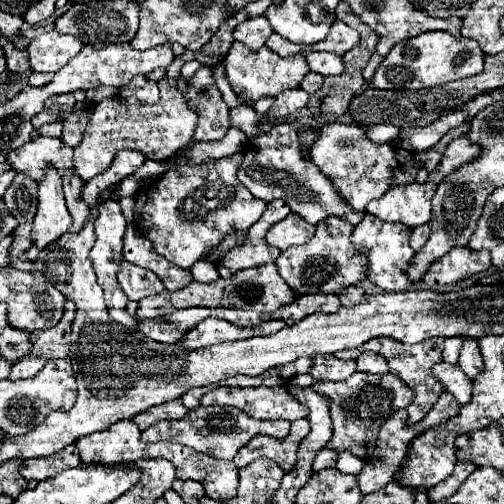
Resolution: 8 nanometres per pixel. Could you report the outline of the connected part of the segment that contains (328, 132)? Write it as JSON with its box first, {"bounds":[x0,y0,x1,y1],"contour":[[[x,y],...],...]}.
{"bounds":[309,122,399,212],"contour":[[[333,122],[321,126],[321,136],[313,144],[309,156],[319,166],[319,170],[331,180],[331,184],[337,188],[337,192],[349,204],[349,208],[355,212],[365,212],[367,204],[373,198],[381,198],[393,182],[393,170],[399,168],[395,152],[389,144],[373,144],[365,136],[365,130],[353,124]]]}

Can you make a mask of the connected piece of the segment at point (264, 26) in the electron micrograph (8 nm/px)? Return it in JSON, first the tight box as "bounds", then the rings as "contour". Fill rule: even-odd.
{"bounds":[233,16,271,50],"contour":[[[257,16],[253,20],[245,20],[241,22],[235,30],[233,30],[233,40],[241,42],[241,44],[247,44],[251,50],[259,50],[265,40],[269,38],[271,34],[271,26],[267,22],[265,16]]]}

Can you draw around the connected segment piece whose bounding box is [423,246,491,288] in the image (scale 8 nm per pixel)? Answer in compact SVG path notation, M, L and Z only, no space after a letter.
M455 246L439 260L431 262L429 270L423 274L423 282L429 288L445 286L445 284L457 284L465 278L471 278L473 274L479 274L489 268L489 254L473 252L469 248Z

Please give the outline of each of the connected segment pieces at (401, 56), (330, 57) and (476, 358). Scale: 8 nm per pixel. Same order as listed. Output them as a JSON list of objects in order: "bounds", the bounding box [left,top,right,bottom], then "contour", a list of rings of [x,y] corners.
[{"bounds":[371,32,483,90],"contour":[[[425,32],[401,44],[395,44],[391,54],[377,68],[371,84],[373,88],[421,90],[475,76],[481,70],[483,70],[483,52],[477,46],[477,42],[469,38],[455,38],[445,32]]]},{"bounds":[307,52,343,76],"contour":[[[311,52],[307,54],[307,62],[313,72],[319,72],[323,76],[335,76],[335,74],[341,74],[343,70],[341,56],[331,52]]]},{"bounds":[459,340,483,380],"contour":[[[467,340],[461,348],[461,356],[459,356],[459,366],[463,368],[463,372],[473,380],[477,374],[483,372],[483,356],[479,352],[477,340]]]}]

